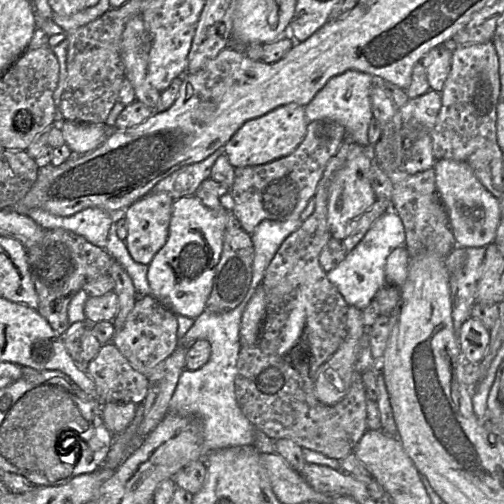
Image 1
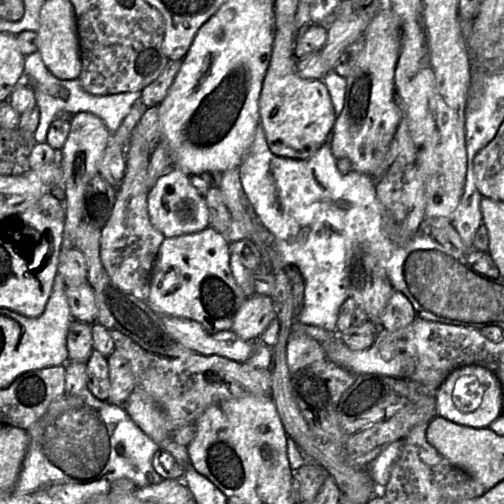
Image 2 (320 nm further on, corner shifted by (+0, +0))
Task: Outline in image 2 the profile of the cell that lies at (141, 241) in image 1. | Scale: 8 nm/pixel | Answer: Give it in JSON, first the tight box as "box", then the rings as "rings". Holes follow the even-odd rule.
{"box":[147,167,209,238],"rings":[[[175,167],[166,170],[149,188],[147,208],[151,224],[165,238],[199,232],[209,227],[209,212],[204,196],[192,186],[190,176]]]}

